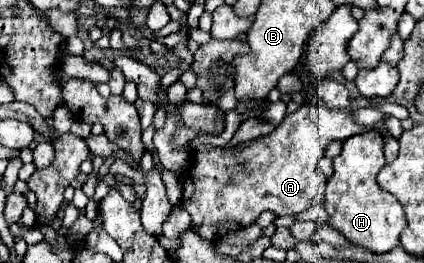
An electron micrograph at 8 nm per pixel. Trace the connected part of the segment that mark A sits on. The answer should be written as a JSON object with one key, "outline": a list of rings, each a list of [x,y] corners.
{"outline":[[[304,104],[294,114],[288,114],[284,122],[276,126],[276,130],[270,136],[244,142],[242,146],[236,146],[230,150],[226,148],[206,150],[204,146],[198,148],[196,150],[196,176],[192,178],[192,172],[190,176],[184,176],[186,184],[182,186],[182,200],[184,200],[182,204],[192,216],[192,230],[200,234],[202,238],[214,242],[218,236],[224,236],[232,230],[252,224],[264,210],[270,210],[276,216],[292,216],[292,214],[300,214],[312,208],[314,204],[318,204],[318,198],[324,198],[328,178],[317,171],[317,167],[320,156],[326,154],[328,144],[334,140],[344,142],[346,138],[360,134],[360,132],[368,132],[368,130],[376,130],[384,138],[388,134],[388,128],[382,122],[372,124],[372,126],[362,126],[354,122],[350,110],[344,112],[344,110],[330,110],[330,108],[316,106],[316,104]]]}

